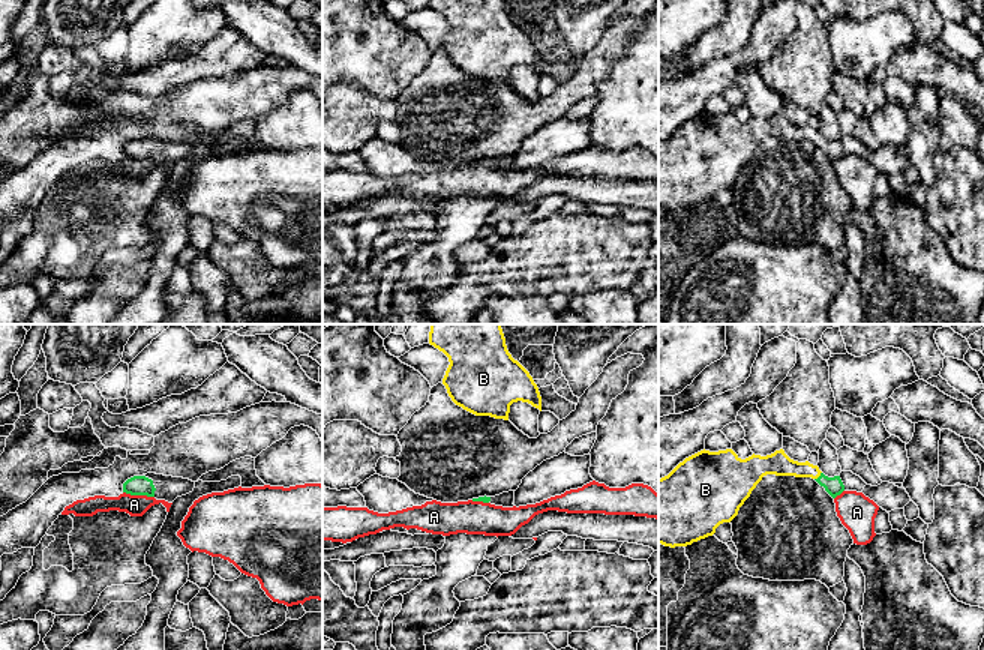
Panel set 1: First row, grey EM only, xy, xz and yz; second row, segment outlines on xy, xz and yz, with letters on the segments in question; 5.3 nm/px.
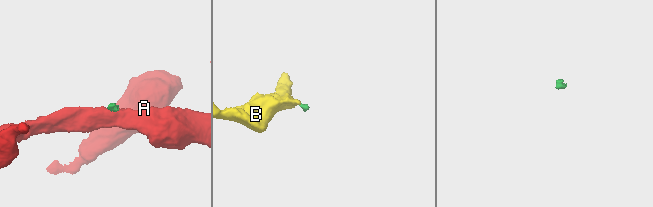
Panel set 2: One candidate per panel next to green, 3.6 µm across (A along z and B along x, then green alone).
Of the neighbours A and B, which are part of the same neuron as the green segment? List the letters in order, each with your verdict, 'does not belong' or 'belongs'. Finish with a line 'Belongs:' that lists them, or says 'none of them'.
A: does not belong
B: belongs
Belongs: B

